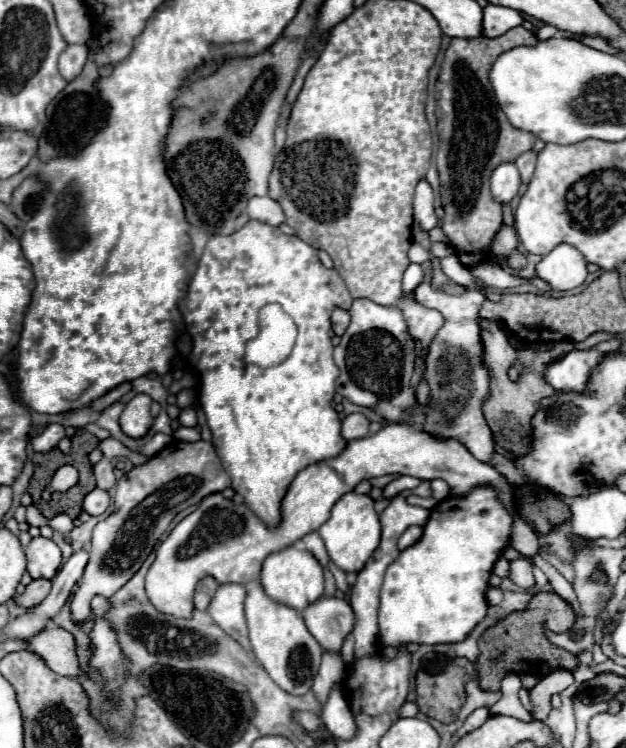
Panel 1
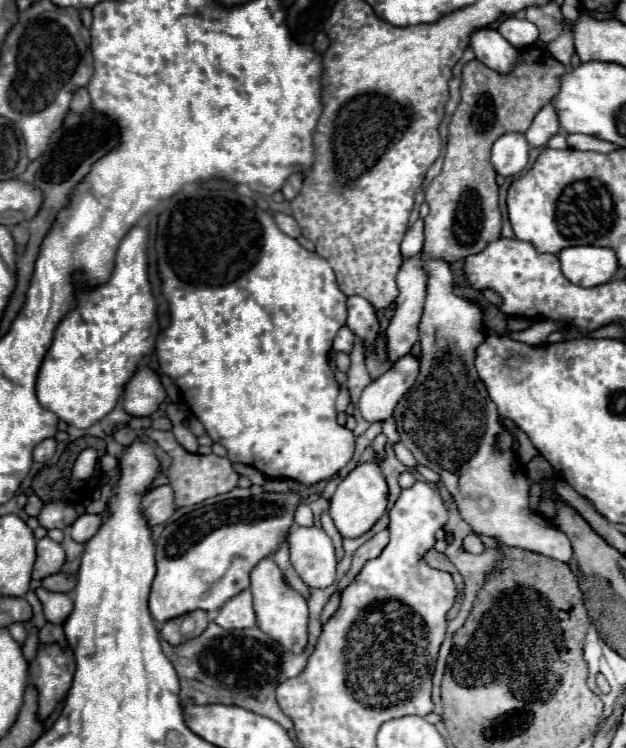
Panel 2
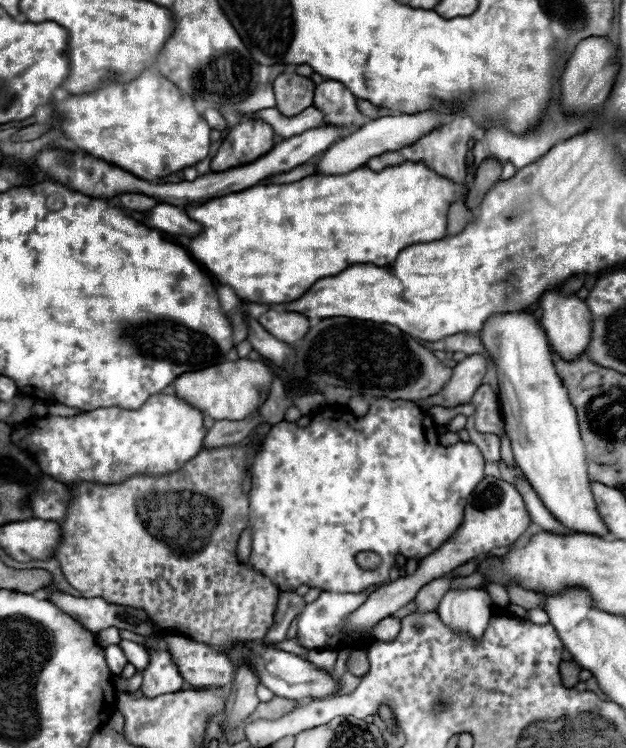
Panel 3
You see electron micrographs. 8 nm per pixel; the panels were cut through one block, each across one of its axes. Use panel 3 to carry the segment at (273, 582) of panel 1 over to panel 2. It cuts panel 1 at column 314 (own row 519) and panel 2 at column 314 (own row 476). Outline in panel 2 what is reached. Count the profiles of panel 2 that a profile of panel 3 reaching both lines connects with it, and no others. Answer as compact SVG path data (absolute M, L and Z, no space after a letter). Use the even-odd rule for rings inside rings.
M296 526L288 534L290 562L310 588L328 588L336 580L336 556L328 534L322 528Z

